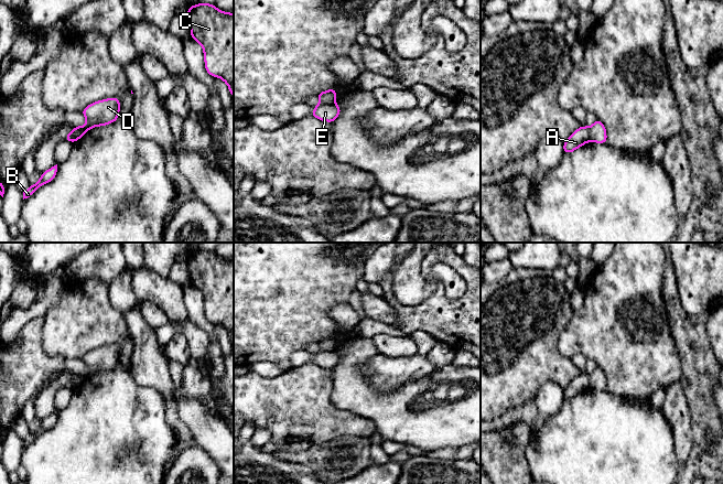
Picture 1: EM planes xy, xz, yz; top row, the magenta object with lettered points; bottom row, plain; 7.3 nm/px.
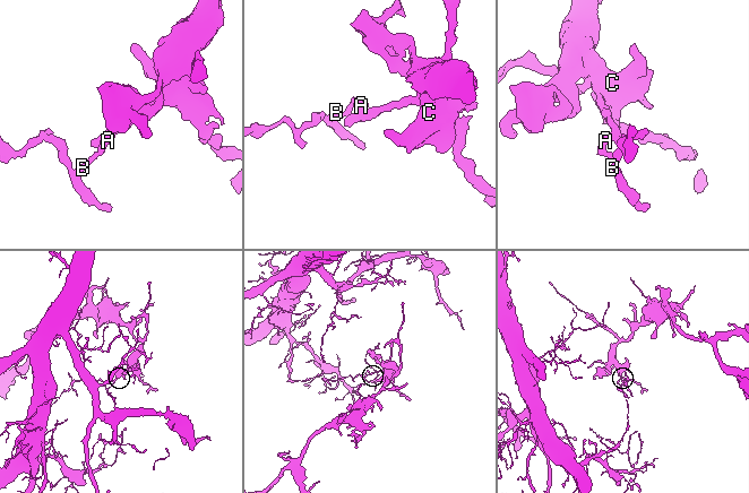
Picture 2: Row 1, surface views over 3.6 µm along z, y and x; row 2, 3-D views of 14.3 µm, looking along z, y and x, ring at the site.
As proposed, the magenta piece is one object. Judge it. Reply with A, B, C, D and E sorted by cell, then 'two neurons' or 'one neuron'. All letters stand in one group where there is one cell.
groups A B / C D E; two neurons

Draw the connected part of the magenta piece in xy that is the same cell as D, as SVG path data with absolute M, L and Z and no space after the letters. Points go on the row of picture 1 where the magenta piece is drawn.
M117 97L102 99L85 107L82 114L87 120L86 126L78 126L66 136L65 141L69 141L77 130L88 131L96 126L106 126L119 118L120 100Z

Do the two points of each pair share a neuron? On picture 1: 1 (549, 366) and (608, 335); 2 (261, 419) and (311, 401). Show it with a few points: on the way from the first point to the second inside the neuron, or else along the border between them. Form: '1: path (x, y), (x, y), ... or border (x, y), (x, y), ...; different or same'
1: border (561, 332), (557, 348), (570, 358); different
2: path (273, 407), (276, 405), (295, 405), (299, 401); same

